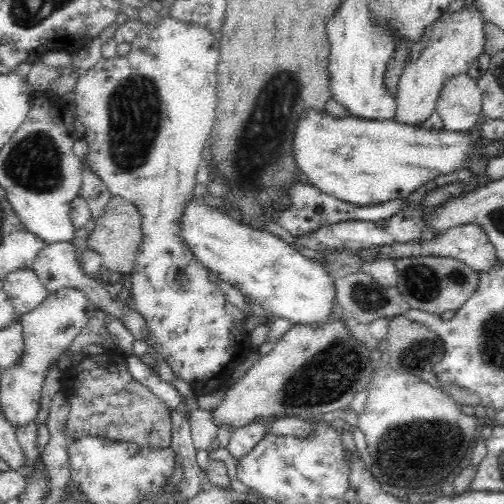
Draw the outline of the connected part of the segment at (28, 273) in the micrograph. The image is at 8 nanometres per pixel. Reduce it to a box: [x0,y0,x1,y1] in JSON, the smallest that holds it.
[2,268,49,317]

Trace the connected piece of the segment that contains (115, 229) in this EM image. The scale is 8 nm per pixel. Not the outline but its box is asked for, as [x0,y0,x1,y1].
[86,196,143,275]

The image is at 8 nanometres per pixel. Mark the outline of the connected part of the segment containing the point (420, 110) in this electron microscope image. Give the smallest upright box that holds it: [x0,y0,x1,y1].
[393,6,483,126]

